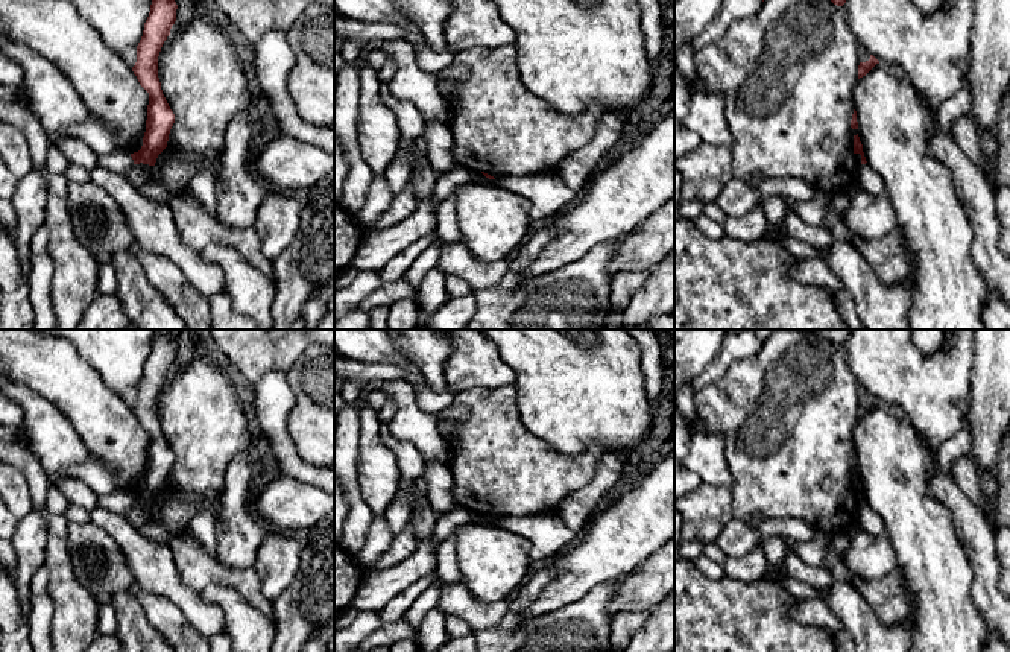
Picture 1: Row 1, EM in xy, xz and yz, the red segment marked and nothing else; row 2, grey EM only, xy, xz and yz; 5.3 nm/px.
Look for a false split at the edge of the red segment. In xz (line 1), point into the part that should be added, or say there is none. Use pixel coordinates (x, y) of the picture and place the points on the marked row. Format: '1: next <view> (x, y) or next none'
1: next none

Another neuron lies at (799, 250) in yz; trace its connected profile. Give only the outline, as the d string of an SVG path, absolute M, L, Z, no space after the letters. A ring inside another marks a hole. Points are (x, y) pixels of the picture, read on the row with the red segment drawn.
M787 234L776 237L775 242L797 260L819 257L823 251L820 248L814 248L800 240L796 240Z

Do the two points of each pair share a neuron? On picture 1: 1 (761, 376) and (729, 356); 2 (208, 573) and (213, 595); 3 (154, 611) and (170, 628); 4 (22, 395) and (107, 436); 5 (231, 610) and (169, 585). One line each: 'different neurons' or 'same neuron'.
1: different neurons
2: different neurons
3: same neuron
4: different neurons
5: different neurons

